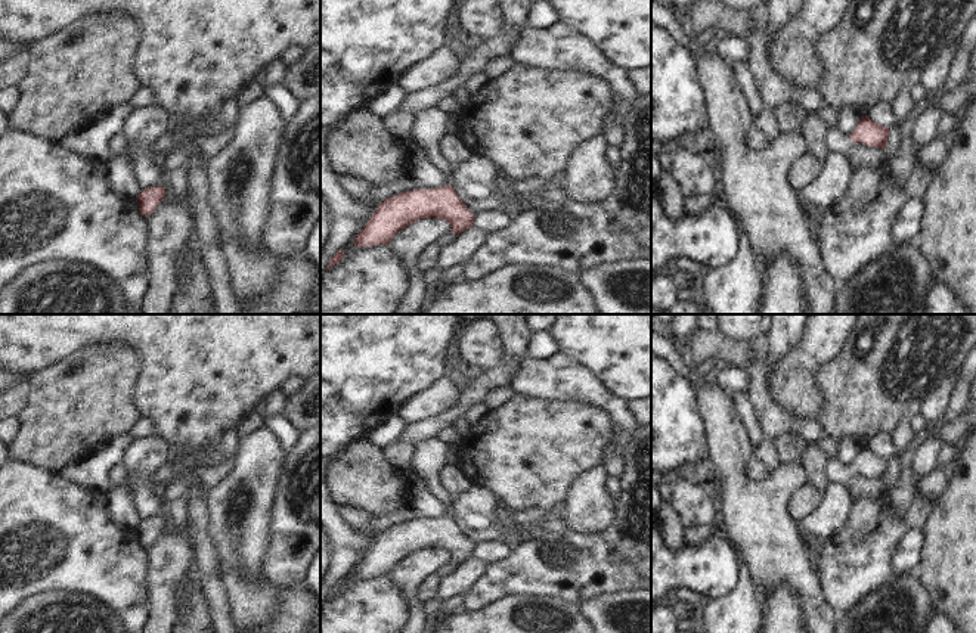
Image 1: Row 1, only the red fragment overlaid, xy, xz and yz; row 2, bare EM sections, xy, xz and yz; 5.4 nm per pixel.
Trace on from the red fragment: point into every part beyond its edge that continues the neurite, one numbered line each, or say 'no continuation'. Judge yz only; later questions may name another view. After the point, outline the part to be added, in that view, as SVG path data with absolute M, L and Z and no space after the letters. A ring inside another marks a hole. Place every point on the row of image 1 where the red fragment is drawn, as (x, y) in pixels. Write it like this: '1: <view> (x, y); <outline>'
1: yz (837, 139); M830 128L828 133L828 143L831 149L839 149L843 153L848 153L848 151L852 148L853 142L850 136L840 128Z

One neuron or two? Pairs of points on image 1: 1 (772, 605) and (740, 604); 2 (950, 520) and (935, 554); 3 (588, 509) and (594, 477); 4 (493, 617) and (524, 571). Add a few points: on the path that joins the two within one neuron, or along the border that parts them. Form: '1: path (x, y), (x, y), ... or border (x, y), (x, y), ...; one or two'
1: border (756, 590), (761, 599), (762, 617); two
2: path (950, 528), (950, 539), (944, 545); one
3: path (588, 502), (589, 484); one
4: border (523, 593), (501, 596), (474, 610); two

